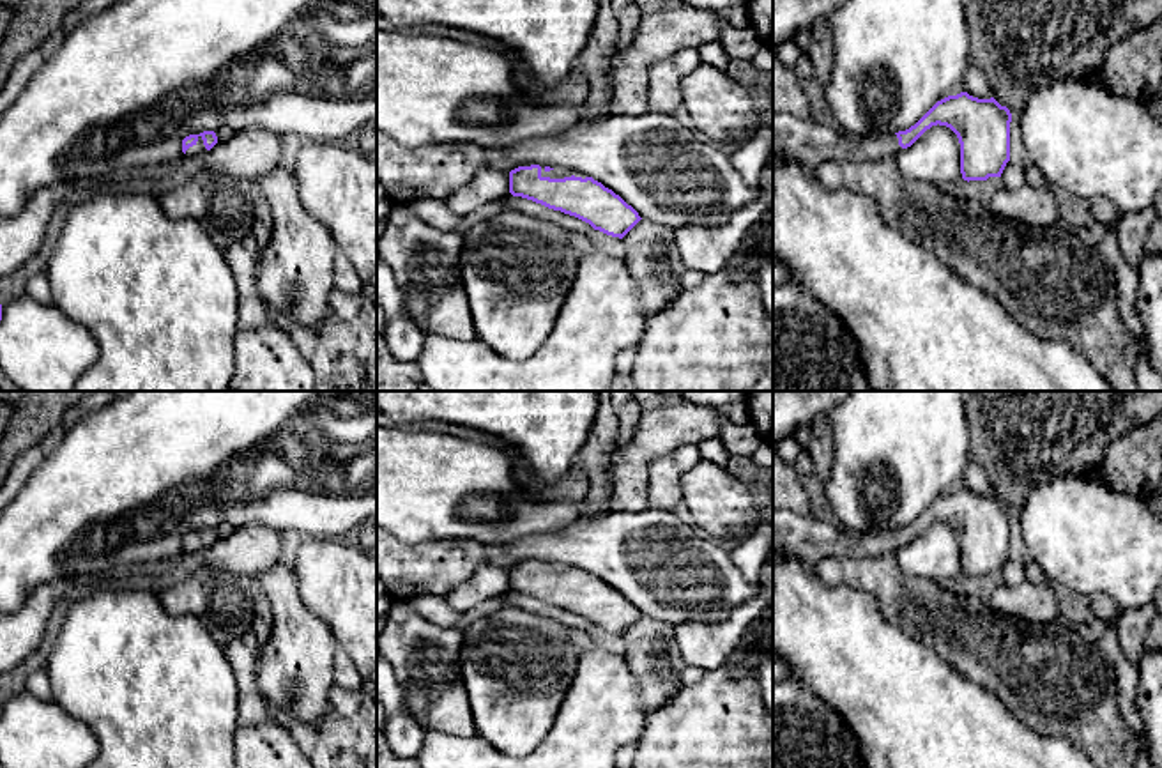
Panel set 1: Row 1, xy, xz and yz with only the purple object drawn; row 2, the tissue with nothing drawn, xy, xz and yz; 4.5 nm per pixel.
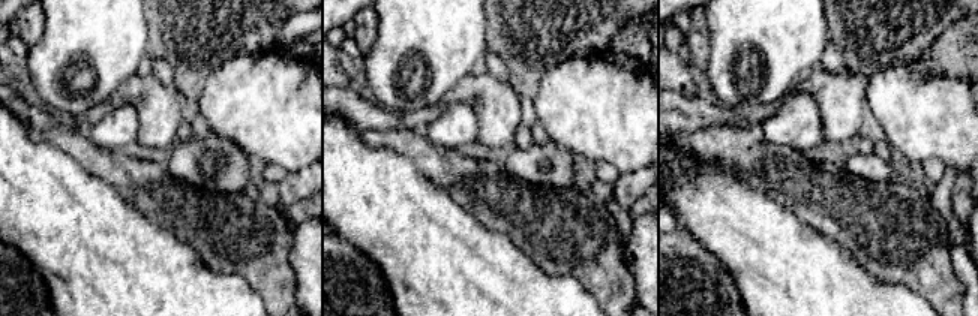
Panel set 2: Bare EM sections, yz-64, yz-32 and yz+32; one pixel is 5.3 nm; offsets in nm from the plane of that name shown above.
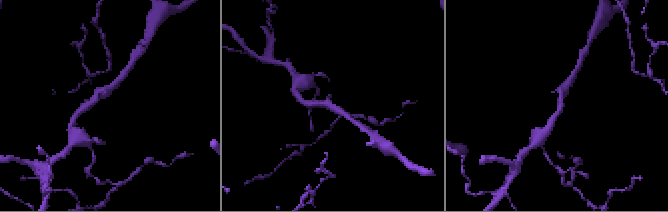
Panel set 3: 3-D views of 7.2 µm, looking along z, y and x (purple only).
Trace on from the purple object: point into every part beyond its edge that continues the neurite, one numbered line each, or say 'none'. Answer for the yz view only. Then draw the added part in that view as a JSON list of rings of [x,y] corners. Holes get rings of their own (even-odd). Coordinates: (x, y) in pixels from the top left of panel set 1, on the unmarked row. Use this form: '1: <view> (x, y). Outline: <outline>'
1: yz (805, 537). Outline: [[[773,510],[773,556],[792,556],[808,566],[829,556],[879,557],[900,547],[895,529],[854,533],[815,515]]]

